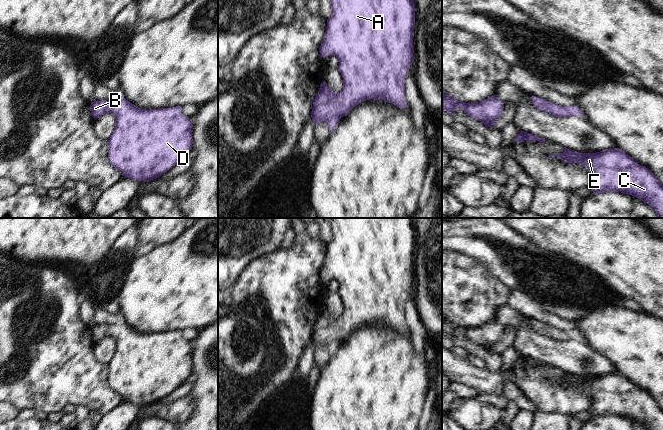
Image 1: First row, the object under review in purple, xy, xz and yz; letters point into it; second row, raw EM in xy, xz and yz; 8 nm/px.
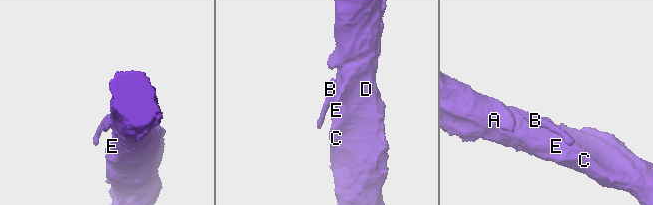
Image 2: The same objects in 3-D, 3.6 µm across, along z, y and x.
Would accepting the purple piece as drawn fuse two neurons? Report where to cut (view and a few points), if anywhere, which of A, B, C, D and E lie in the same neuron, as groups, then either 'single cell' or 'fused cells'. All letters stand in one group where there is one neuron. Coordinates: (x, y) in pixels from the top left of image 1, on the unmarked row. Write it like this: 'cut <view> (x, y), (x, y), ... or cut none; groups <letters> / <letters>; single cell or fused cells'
cut none; groups A B C D E; single cell

